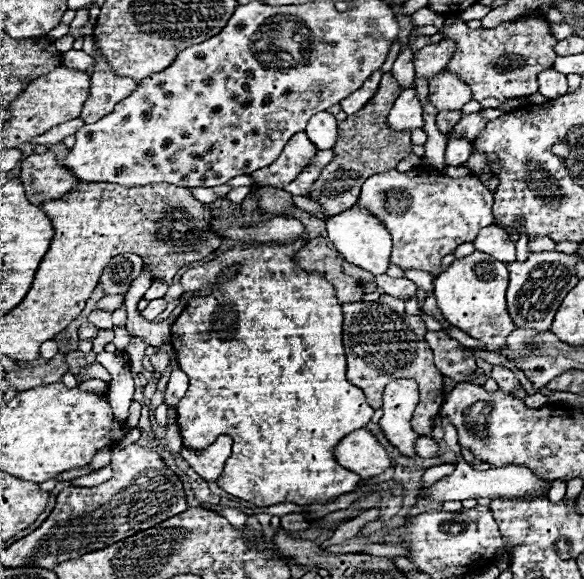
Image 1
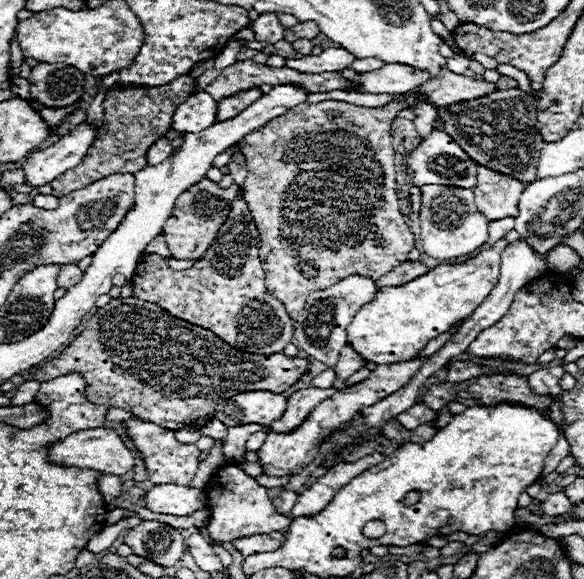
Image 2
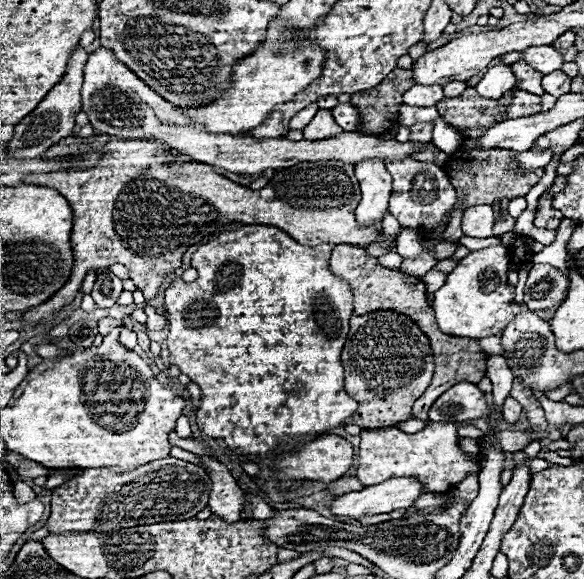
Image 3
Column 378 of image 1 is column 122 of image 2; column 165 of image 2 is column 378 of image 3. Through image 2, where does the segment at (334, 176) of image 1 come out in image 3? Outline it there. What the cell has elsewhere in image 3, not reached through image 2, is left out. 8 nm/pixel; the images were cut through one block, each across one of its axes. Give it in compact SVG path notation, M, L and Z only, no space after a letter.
M396 68L382 84L372 90L358 92L350 98L350 104L360 114L360 134L384 134L398 124L398 110L402 104L402 94L414 86L412 70Z

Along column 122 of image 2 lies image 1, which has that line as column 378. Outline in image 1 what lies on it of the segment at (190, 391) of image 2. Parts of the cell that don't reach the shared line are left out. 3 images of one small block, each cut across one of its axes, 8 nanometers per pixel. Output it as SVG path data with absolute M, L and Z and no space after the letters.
M382 296L374 302L350 302L350 304L342 304L342 312L344 312L344 348L346 348L346 358L348 358L348 380L362 388L368 404L378 410L382 406L382 392L384 388L396 380L396 378L414 378L418 388L420 388L420 404L417 405L412 419L412 429L422 436L430 436L430 424L432 420L438 416L438 410L444 402L444 392L442 392L442 374L440 370L434 366L432 360L432 350L428 348L424 336L426 336L426 324L424 318L420 314L406 314L406 302L400 298L392 298L392 296Z

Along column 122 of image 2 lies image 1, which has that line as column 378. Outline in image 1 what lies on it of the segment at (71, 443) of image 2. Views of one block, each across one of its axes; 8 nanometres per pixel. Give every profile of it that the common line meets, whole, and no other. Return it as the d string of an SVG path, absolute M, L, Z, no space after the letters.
M354 430L350 436L342 438L334 448L334 460L350 472L356 472L360 478L376 476L388 470L390 456L376 442L368 430Z

